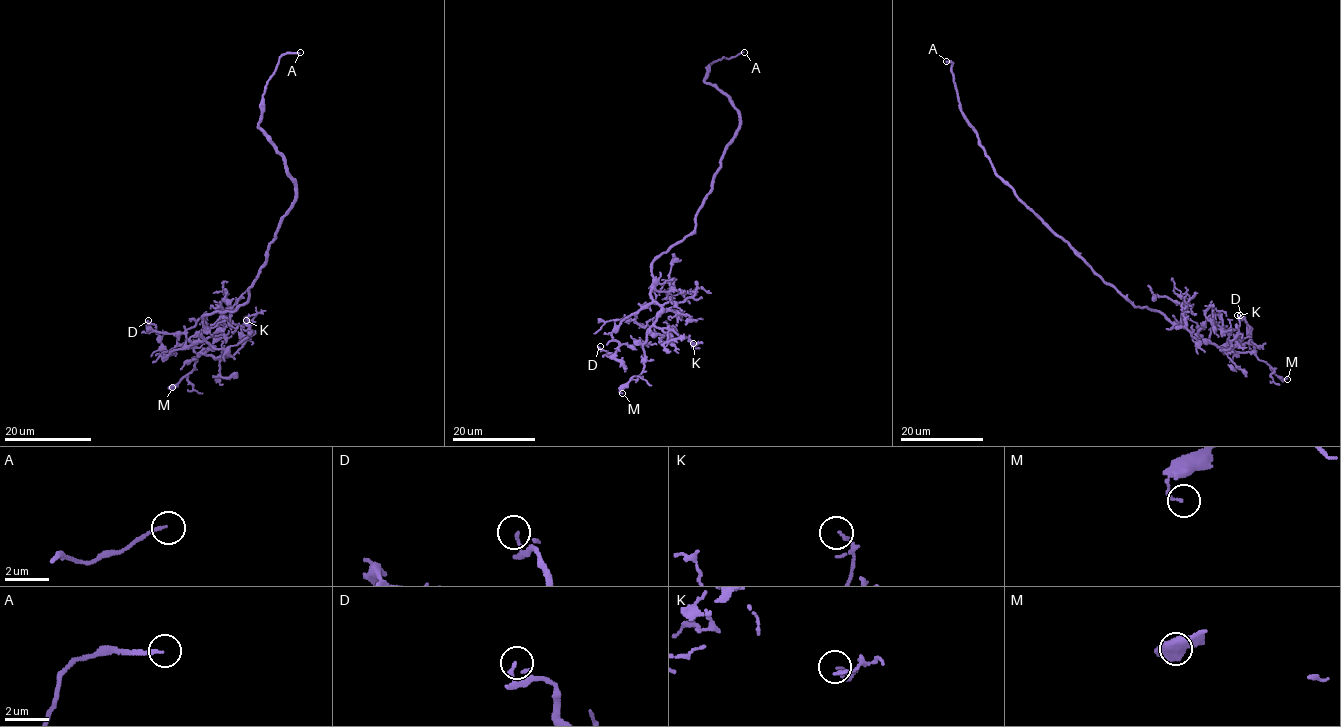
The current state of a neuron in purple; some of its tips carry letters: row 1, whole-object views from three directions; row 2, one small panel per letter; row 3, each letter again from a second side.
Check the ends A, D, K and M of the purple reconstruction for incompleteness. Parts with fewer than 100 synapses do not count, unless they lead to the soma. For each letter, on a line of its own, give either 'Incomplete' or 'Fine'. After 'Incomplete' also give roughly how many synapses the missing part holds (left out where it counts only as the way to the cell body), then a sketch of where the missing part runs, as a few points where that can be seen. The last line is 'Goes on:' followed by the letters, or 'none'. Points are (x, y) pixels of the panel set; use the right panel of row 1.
A: Incomplete. Course of what is missing: (946, 61), (939, 91), (930, 106), (923, 109)
D: Fine
K: Fine
M: Fine
Goes on: A

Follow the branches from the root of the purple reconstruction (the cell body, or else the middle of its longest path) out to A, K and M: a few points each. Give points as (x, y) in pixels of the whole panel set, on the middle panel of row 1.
A: (712, 191), (724, 148), (738, 127), (740, 111), (721, 90), (704, 81), (706, 67), (718, 59), (744, 52)
K: (712, 191), (696, 214), (695, 229), (651, 266), (650, 297), (662, 307), (655, 325), (693, 343)
M: (712, 191), (695, 229), (652, 262), (650, 297), (662, 313), (643, 344), (644, 368), (622, 393)

